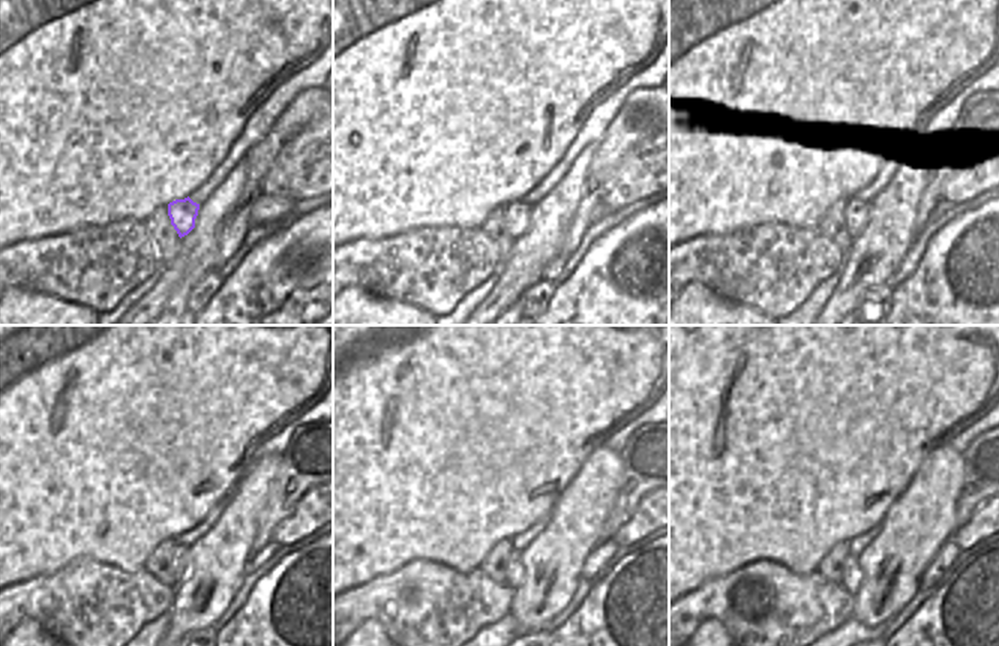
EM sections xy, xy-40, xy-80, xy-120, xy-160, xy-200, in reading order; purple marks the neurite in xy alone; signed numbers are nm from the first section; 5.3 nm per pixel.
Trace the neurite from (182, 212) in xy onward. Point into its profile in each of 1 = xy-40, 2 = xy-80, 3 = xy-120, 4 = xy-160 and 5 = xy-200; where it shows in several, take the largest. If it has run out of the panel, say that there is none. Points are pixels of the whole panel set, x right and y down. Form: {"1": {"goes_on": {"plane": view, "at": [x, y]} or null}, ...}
{"1": {"goes_on": {"plane": "xy-40", "at": [518, 213]}}, "2": {"goes_on": {"plane": "xy-80", "at": [855, 210]}}, "3": {"goes_on": {"plane": "xy-120", "at": [180, 550]}}, "4": {"goes_on": {"plane": "xy-160", "at": [515, 568]}}, "5": {"goes_on": {"plane": "xy-200", "at": [851, 580]}}}

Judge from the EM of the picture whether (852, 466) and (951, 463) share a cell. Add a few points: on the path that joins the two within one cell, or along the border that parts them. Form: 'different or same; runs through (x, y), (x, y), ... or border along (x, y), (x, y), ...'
different; border along (947, 444), (938, 445), (921, 462), (900, 495)

